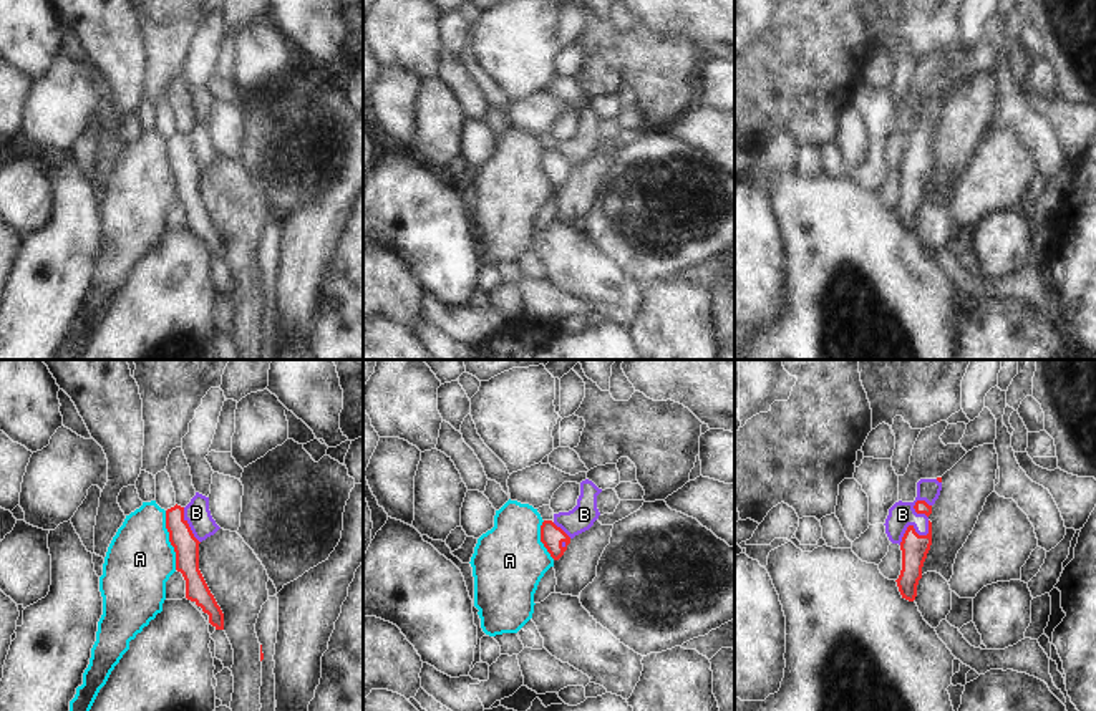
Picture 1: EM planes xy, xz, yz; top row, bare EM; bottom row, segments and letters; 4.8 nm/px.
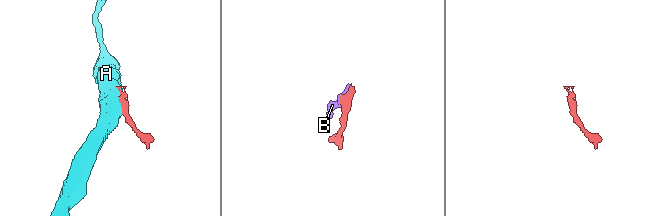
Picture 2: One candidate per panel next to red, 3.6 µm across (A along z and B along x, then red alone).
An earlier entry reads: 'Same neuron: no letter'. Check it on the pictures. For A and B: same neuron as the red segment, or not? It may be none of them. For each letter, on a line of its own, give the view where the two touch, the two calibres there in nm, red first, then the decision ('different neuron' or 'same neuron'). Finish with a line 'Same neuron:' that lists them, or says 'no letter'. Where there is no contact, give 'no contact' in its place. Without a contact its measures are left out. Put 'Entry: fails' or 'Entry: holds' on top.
Entry: holds
A: xy | 120/320 nm | different neuron
B: yz | 130/130 nm | different neuron
Same neuron: no letter

